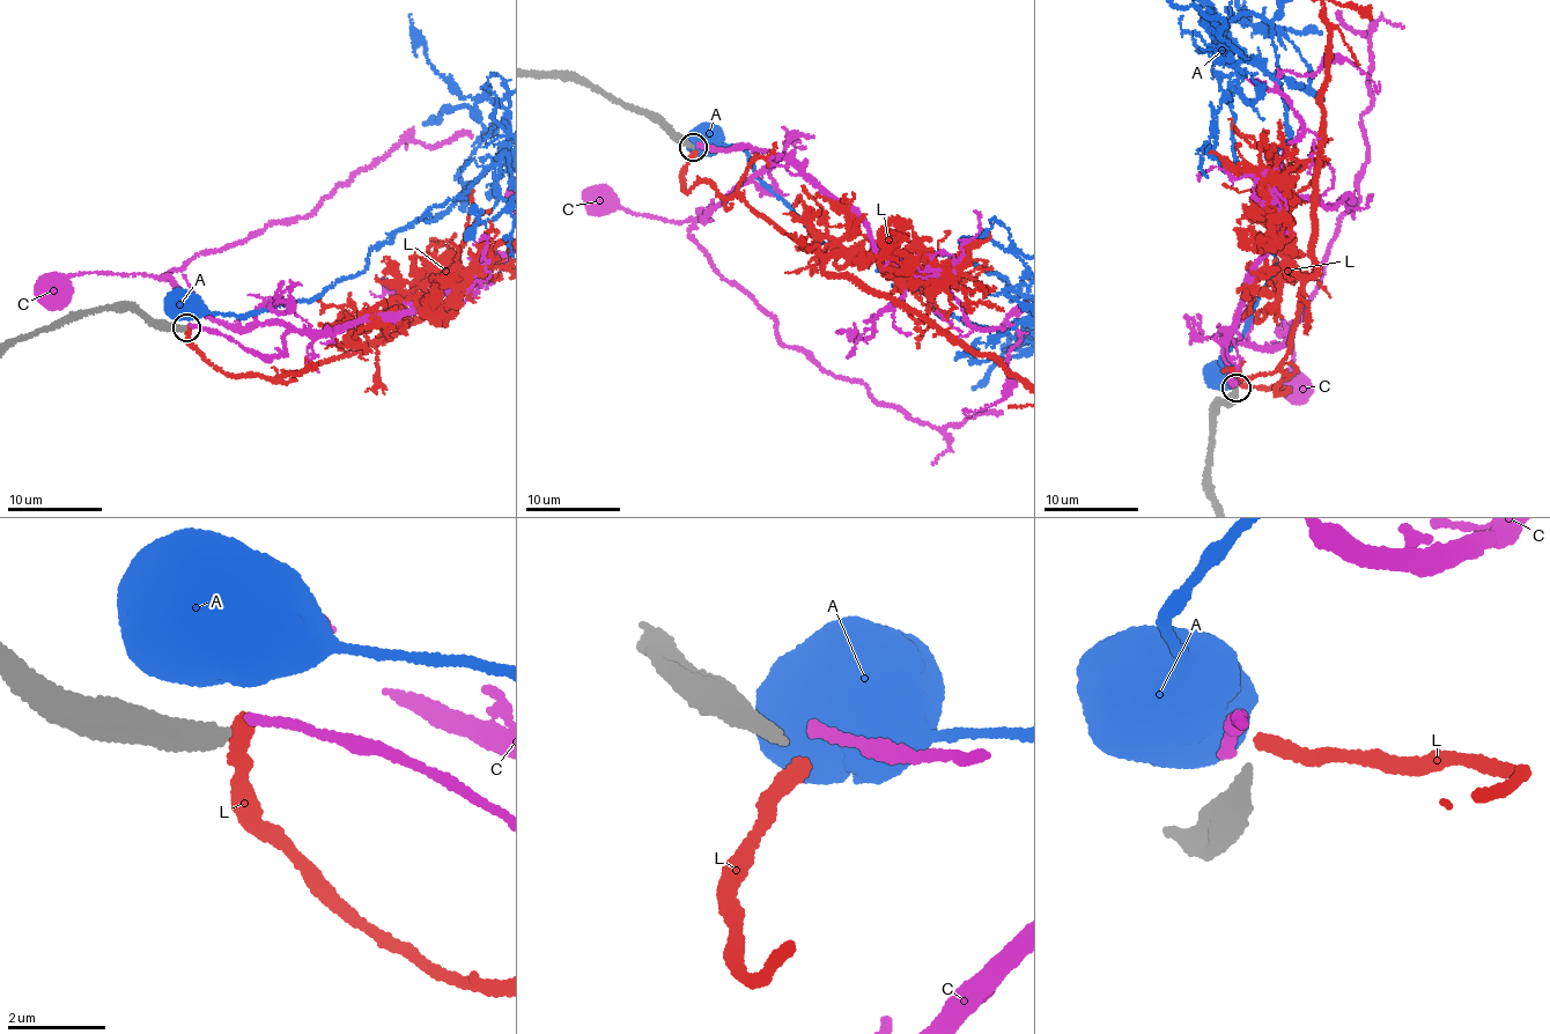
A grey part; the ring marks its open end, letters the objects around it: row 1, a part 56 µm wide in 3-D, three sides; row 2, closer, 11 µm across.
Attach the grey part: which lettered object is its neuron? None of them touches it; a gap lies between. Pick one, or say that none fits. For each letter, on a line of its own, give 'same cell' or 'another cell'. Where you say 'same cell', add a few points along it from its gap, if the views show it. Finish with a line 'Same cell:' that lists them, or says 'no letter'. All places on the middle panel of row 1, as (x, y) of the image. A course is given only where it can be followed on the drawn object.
A: another cell
C: another cell
L: another cell
Same cell: no letter

